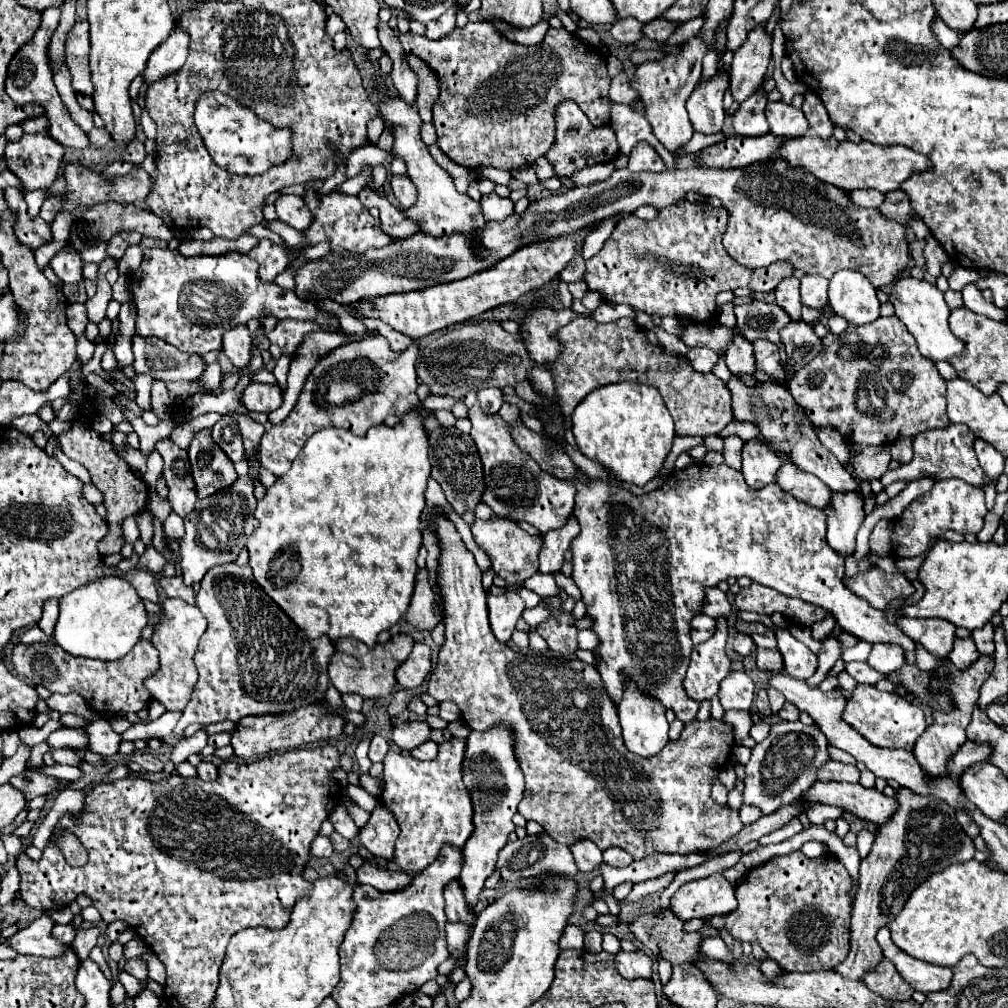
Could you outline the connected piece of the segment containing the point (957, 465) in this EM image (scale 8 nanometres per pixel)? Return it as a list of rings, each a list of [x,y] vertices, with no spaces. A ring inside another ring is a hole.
[[[949,424],[941,430],[929,430],[925,434],[917,434],[917,438],[913,438],[913,460],[893,472],[887,472],[887,476],[881,478],[881,484],[889,486],[895,480],[911,482],[917,480],[919,476],[931,476],[933,480],[961,478],[969,484],[985,486],[989,480],[981,472],[981,466],[973,454],[973,442],[975,442],[975,434],[961,424]]]

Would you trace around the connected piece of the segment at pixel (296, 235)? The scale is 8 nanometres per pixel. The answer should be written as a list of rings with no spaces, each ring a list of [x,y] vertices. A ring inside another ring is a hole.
[[[279,219],[273,222],[266,223],[266,227],[277,234],[279,234],[282,239],[291,247],[298,245],[305,240],[306,236],[303,232],[297,231],[292,227],[289,227],[285,223],[281,222]]]

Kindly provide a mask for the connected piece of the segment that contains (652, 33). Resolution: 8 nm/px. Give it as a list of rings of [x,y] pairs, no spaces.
[[[653,20],[649,24],[645,24],[643,28],[643,34],[651,40],[657,40],[657,42],[665,42],[675,30],[677,30],[679,24],[675,22],[669,22],[669,20]]]

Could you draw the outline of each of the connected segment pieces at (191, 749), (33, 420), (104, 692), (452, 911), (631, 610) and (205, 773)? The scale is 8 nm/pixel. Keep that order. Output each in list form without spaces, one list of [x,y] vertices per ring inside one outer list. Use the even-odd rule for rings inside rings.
[[[199,730],[197,734],[193,734],[191,738],[181,738],[171,754],[171,762],[175,766],[179,766],[181,762],[187,760],[189,754],[199,754],[203,748],[207,746],[207,734],[203,730]]]
[[[26,414],[15,418],[11,426],[29,436],[32,436],[37,430],[41,430],[47,441],[54,435],[48,424],[43,422],[37,414]]]
[[[141,638],[133,650],[113,662],[89,660],[89,658],[73,658],[65,654],[57,642],[39,642],[39,644],[17,644],[13,648],[13,668],[17,674],[29,678],[33,684],[45,686],[49,692],[59,694],[79,694],[87,706],[97,712],[99,718],[111,720],[121,714],[137,714],[141,708],[149,706],[149,690],[145,690],[145,678],[155,674],[159,666],[157,650],[153,650],[151,640]]]
[[[457,880],[449,882],[445,888],[445,914],[449,922],[469,922],[469,928],[475,926],[475,912],[469,910],[469,904],[465,902],[463,890],[457,884]]]
[[[691,464],[691,466],[687,466],[685,470],[673,472],[673,474],[665,480],[663,488],[659,488],[659,490],[655,490],[655,492],[651,492],[651,494],[643,494],[643,496],[635,496],[635,494],[631,494],[629,490],[617,488],[617,486],[607,484],[607,482],[603,482],[603,480],[589,480],[589,484],[583,484],[583,482],[575,480],[575,484],[577,484],[577,496],[575,496],[575,510],[573,510],[573,514],[575,514],[577,520],[579,520],[581,532],[579,532],[579,536],[571,542],[571,550],[573,550],[573,574],[571,574],[571,576],[573,576],[575,584],[577,584],[579,590],[581,590],[583,602],[587,604],[587,614],[595,618],[595,624],[593,624],[591,630],[597,632],[597,636],[599,636],[599,640],[601,640],[599,648],[595,650],[595,652],[601,656],[601,660],[599,660],[599,664],[597,664],[597,670],[599,670],[603,682],[605,682],[607,694],[611,696],[611,700],[613,700],[615,704],[619,704],[619,700],[621,700],[621,696],[623,696],[623,676],[621,676],[621,672],[627,672],[627,674],[631,674],[631,676],[637,680],[637,684],[639,684],[639,688],[641,688],[643,692],[649,692],[651,696],[655,696],[657,700],[661,700],[663,706],[665,706],[665,708],[671,708],[671,710],[675,712],[675,716],[677,716],[681,722],[689,722],[689,720],[693,720],[693,718],[697,716],[699,702],[691,700],[691,698],[685,694],[685,690],[683,690],[683,680],[685,680],[685,672],[687,672],[687,666],[689,666],[689,654],[691,654],[691,648],[693,648],[691,638],[689,638],[689,620],[691,620],[695,614],[699,614],[701,602],[703,602],[703,598],[705,598],[705,588],[717,586],[721,580],[725,580],[725,578],[729,578],[729,576],[735,576],[735,578],[739,578],[739,576],[757,578],[759,584],[769,586],[769,588],[773,588],[773,590],[777,590],[777,592],[781,592],[781,594],[785,594],[785,596],[801,598],[801,600],[805,600],[805,602],[811,602],[811,604],[815,604],[815,606],[821,606],[821,608],[829,610],[829,612],[835,616],[837,624],[839,624],[845,632],[851,632],[851,634],[855,634],[857,638],[861,638],[861,640],[865,640],[865,642],[871,642],[871,644],[877,644],[877,642],[895,642],[895,644],[903,646],[907,664],[913,664],[913,662],[915,662],[915,642],[913,642],[909,636],[905,636],[905,634],[897,628],[897,624],[889,624],[889,622],[885,620],[885,614],[883,614],[881,610],[869,606],[869,602],[865,602],[865,598],[857,598],[857,594],[853,594],[847,586],[843,586],[841,578],[843,578],[843,572],[845,572],[845,564],[843,564],[843,558],[825,542],[825,514],[823,514],[823,510],[817,510],[815,506],[809,506],[809,504],[805,504],[805,502],[793,498],[791,494],[783,492],[777,484],[769,484],[769,486],[765,486],[765,488],[761,488],[761,490],[753,490],[753,488],[749,488],[749,486],[745,484],[741,472],[729,468],[727,464],[721,464],[721,466]]]
[[[201,760],[199,766],[197,766],[197,776],[201,776],[203,780],[215,780],[217,778],[217,766]]]

